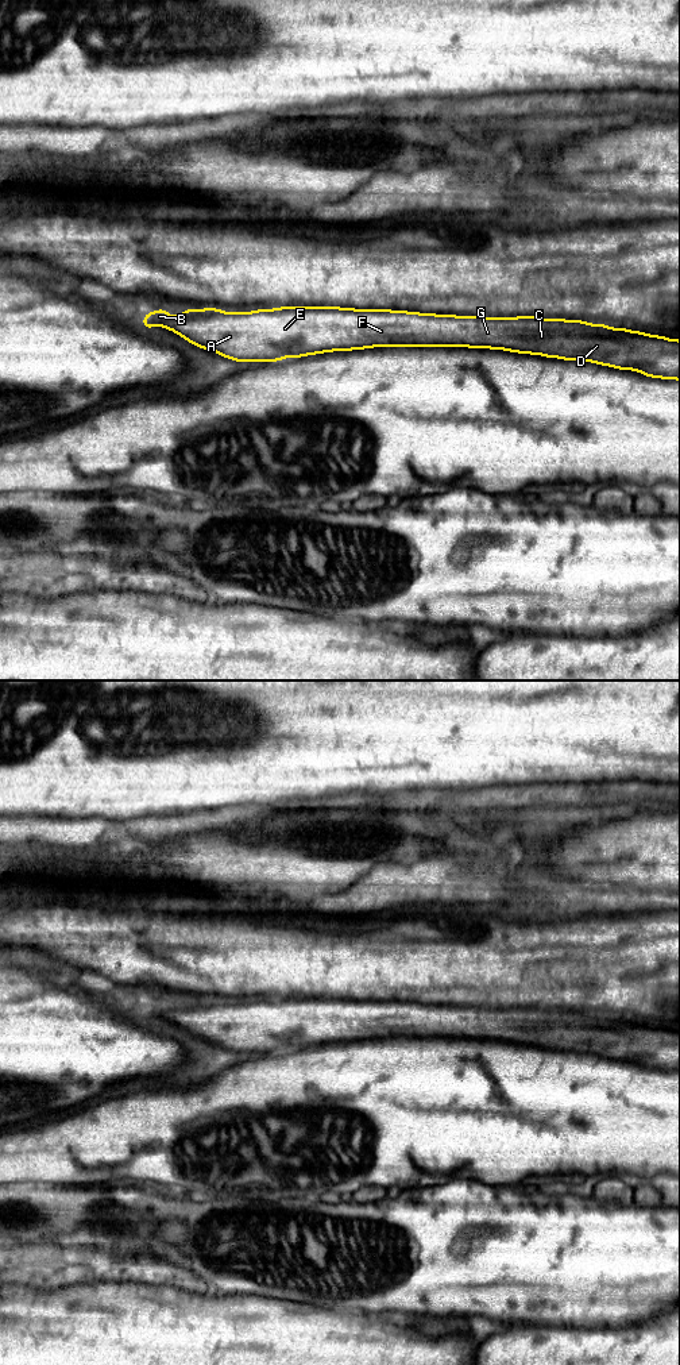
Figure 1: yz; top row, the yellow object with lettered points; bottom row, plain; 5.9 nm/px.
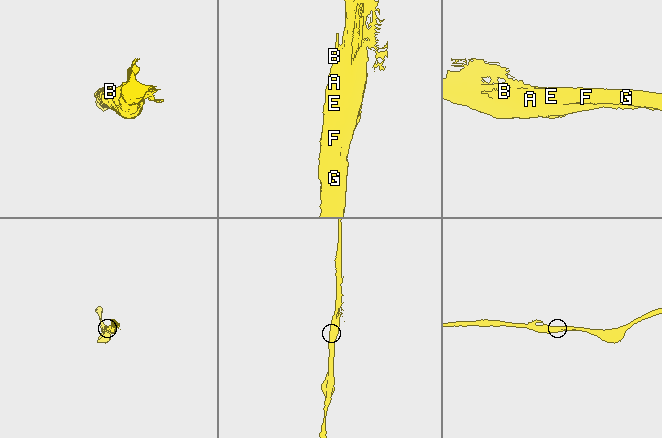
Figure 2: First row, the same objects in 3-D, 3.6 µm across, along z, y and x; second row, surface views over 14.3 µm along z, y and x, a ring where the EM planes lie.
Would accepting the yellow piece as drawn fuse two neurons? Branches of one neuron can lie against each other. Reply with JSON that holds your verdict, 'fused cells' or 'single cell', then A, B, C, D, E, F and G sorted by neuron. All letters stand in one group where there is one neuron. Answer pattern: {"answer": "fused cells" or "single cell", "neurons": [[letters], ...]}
{"answer": "single cell", "neurons": [["A", "B", "C", "D", "E", "F", "G"]]}

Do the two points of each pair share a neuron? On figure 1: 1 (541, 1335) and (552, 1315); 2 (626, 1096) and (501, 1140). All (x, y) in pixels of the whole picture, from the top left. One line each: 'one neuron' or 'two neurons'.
1: two neurons
2: one neuron

